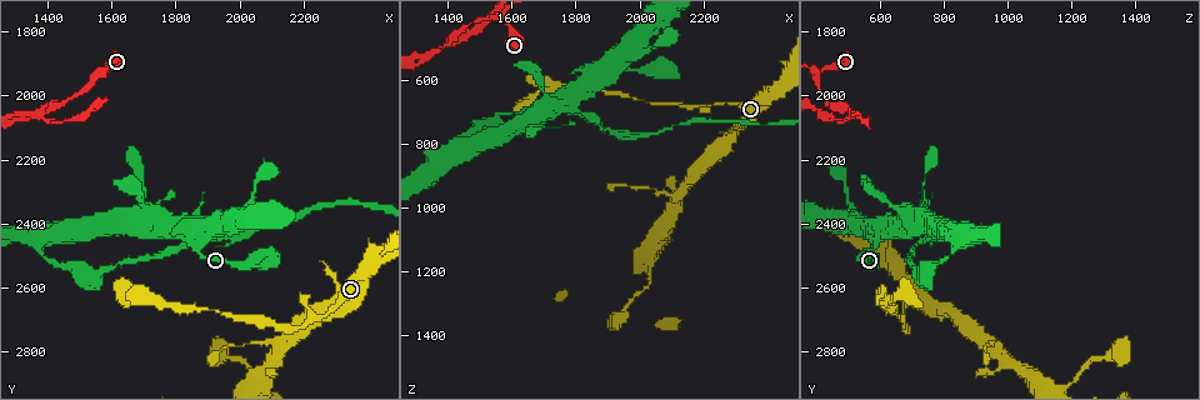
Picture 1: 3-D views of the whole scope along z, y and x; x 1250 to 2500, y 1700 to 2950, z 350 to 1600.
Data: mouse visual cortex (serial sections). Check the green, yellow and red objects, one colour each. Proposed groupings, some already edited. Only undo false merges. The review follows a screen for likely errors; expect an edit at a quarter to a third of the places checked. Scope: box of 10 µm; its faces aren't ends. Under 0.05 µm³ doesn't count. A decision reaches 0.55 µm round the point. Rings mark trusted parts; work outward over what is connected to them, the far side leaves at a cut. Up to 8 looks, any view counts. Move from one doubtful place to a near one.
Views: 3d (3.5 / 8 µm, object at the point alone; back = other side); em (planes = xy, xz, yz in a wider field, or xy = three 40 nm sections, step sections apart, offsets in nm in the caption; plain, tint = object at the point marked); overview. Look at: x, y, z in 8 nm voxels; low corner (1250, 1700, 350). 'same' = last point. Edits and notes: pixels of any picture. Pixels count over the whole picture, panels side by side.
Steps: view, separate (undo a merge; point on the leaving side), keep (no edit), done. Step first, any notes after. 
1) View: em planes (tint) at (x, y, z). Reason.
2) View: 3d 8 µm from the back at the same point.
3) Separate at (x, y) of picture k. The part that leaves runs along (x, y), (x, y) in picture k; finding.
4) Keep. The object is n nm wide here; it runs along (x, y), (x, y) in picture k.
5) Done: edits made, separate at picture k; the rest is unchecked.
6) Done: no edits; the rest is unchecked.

View: 3d 3.5 µm at (2240, 2680, 680). Narrows sharply.

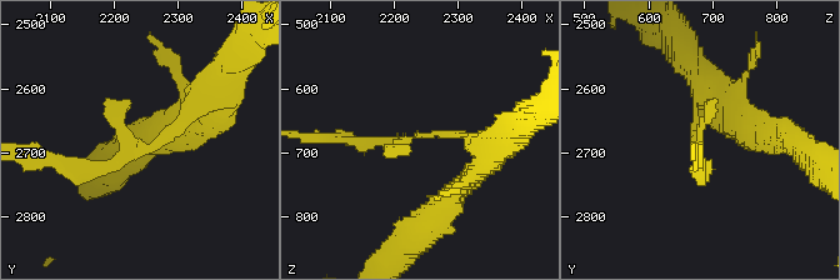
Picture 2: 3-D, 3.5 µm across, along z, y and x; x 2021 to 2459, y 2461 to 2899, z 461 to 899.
View: em xy step 3 (tint) at (2240, 2685, 675). Shape alone is not enough.

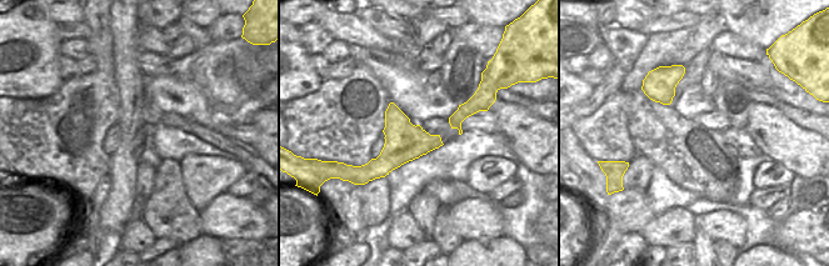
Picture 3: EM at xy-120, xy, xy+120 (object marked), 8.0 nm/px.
Keep. The object is 320 nm wide here; it runs along (206, 90), (160, 140), (65, 168) in picture 2; all the same cell.

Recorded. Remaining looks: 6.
View: 3d 3.5 µm from the back at (1700, 2380, 700). Four-way junction.

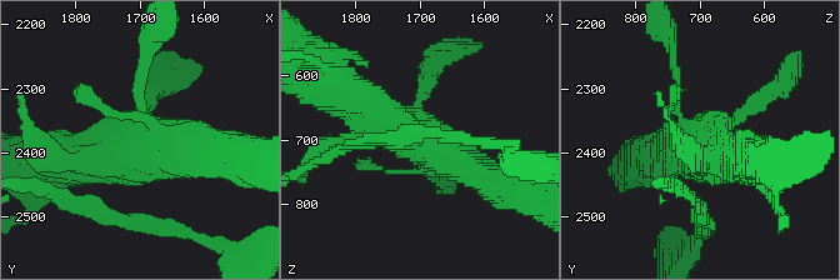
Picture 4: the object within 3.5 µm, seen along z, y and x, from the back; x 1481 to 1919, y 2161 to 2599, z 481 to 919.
View: em xy step 5 (tint) at (1695, 2375, 700).

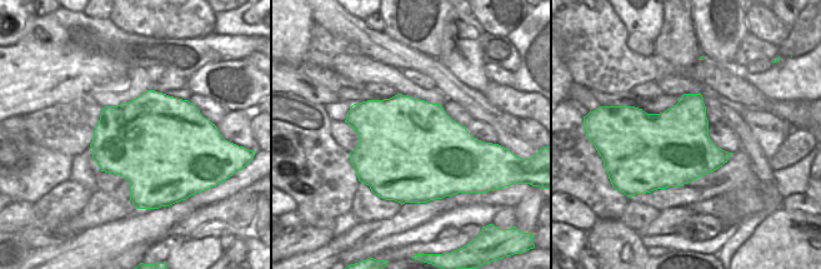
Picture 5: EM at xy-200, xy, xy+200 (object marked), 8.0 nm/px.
Keep. It runs along (329, 80), (390, 129), (475, 173) in picture 4; all the same cell.

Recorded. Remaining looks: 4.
View: 3d 3.5 µm at (1380, 2050, 500).

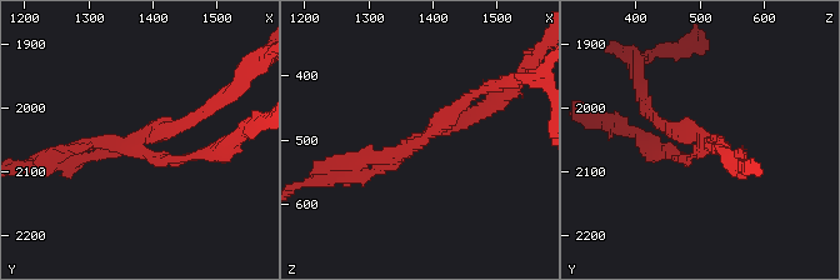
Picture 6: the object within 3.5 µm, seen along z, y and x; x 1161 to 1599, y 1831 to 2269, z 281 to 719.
View: em xy step 2 (tint) at (1370, 2060, 510).

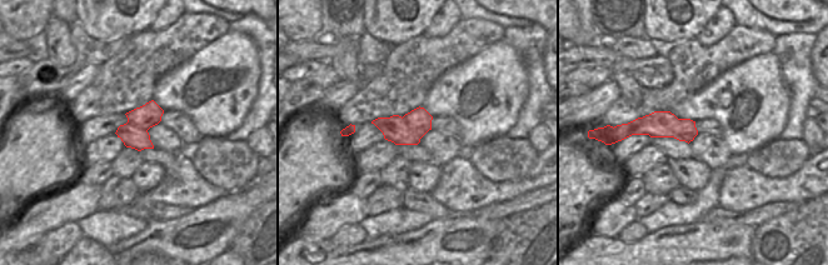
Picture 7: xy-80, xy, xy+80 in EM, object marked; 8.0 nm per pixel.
Separate at (466, 115) of picture 6. The arms are 150, 200, 200 nm wide; the part that leaves runs along (143, 151), (185, 159), (239, 133) in picture 6; a second cell is stuck on.

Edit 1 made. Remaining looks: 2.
Done: edits made, separate at picture 6; the rest is unchecked.

